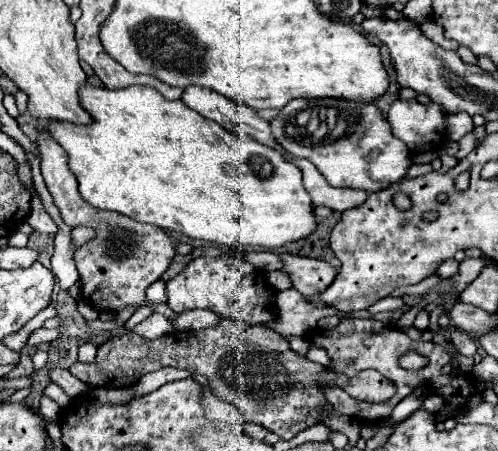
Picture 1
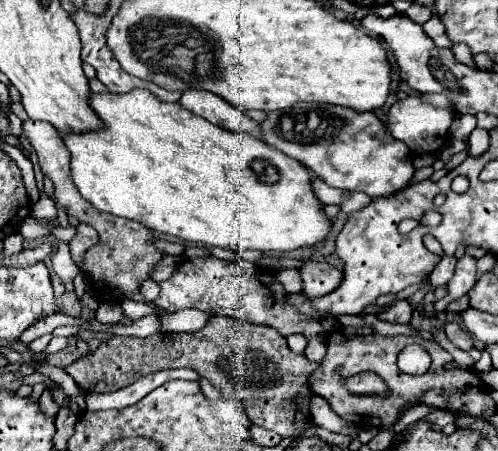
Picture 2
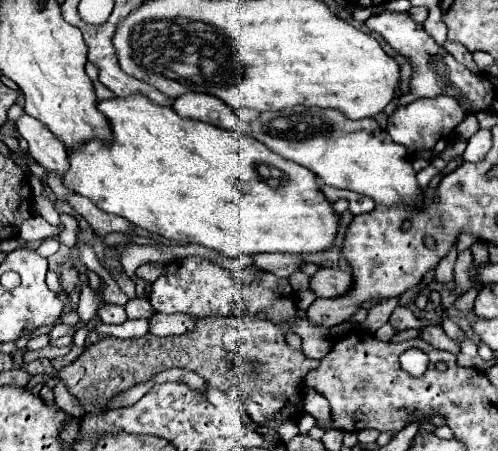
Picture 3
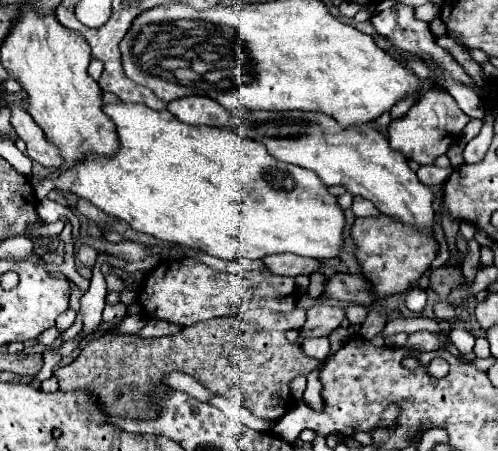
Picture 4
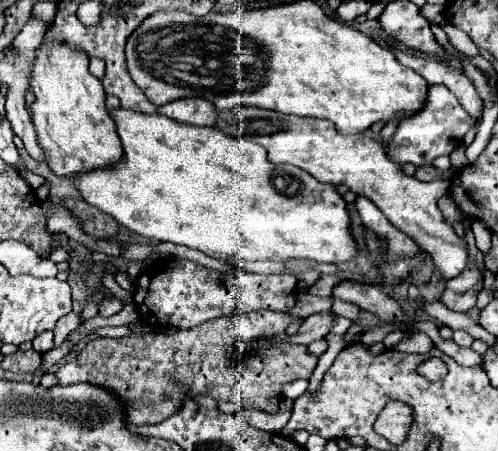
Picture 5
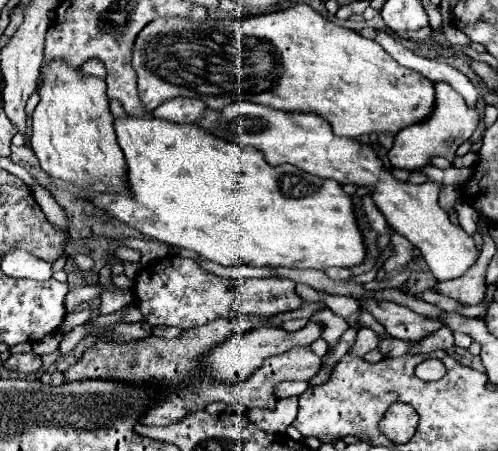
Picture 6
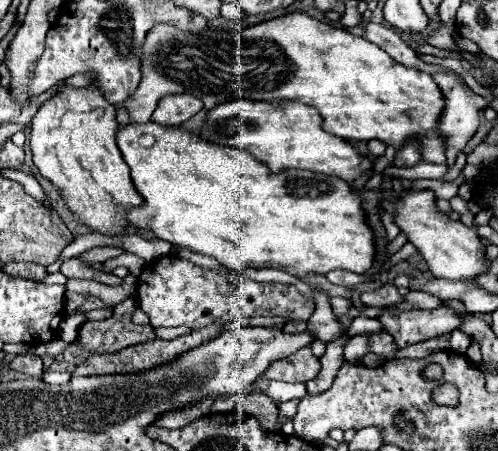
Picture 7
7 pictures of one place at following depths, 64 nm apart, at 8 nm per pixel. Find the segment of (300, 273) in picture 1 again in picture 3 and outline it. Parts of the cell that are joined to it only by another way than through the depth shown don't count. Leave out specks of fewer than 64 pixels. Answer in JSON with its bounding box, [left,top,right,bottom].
[310,266,352,298]

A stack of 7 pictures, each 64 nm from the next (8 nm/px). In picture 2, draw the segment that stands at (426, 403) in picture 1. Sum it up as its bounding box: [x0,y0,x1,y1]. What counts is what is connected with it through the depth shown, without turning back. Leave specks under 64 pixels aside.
[392,404,436,433]

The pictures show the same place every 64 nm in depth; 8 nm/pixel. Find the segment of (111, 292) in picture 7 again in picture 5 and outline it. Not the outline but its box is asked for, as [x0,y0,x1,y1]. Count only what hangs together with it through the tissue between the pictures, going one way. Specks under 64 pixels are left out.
[100,298,124,316]

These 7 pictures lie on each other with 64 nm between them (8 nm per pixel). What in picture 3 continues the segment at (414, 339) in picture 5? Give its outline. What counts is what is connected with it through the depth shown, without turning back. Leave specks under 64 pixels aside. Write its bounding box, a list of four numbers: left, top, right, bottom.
[422,326,462,356]

